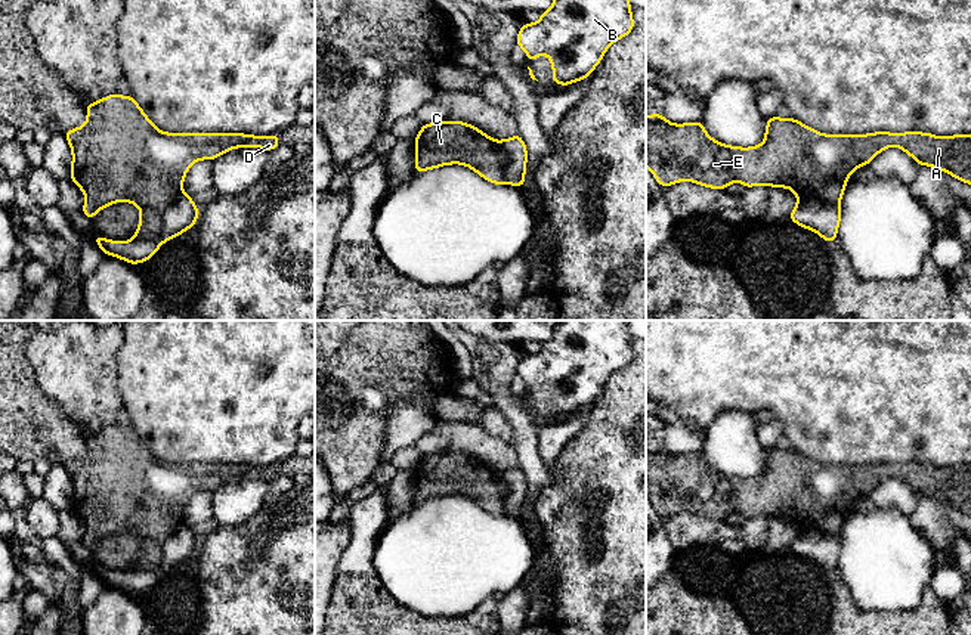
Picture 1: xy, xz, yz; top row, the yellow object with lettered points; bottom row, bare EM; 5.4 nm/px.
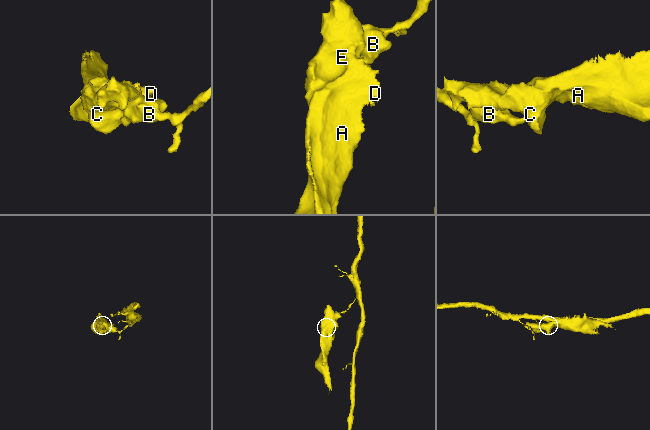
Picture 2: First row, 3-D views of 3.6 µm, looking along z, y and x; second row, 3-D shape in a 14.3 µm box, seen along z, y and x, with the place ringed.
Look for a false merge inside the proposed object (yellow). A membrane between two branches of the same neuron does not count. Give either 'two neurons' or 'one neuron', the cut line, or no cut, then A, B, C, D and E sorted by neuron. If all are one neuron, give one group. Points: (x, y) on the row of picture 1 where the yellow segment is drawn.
two neurons | xy (182, 192), (164, 211), (160, 234), (148, 242), (136, 241) | A C D E / B

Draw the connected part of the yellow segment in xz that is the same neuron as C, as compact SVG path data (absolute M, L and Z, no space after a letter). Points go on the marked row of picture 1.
M461 121L423 124L415 143L415 173L449 164L474 170L485 180L504 183L502 167L494 139Z

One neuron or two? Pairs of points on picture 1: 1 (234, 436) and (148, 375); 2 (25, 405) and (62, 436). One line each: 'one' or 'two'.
1: one
2: one

